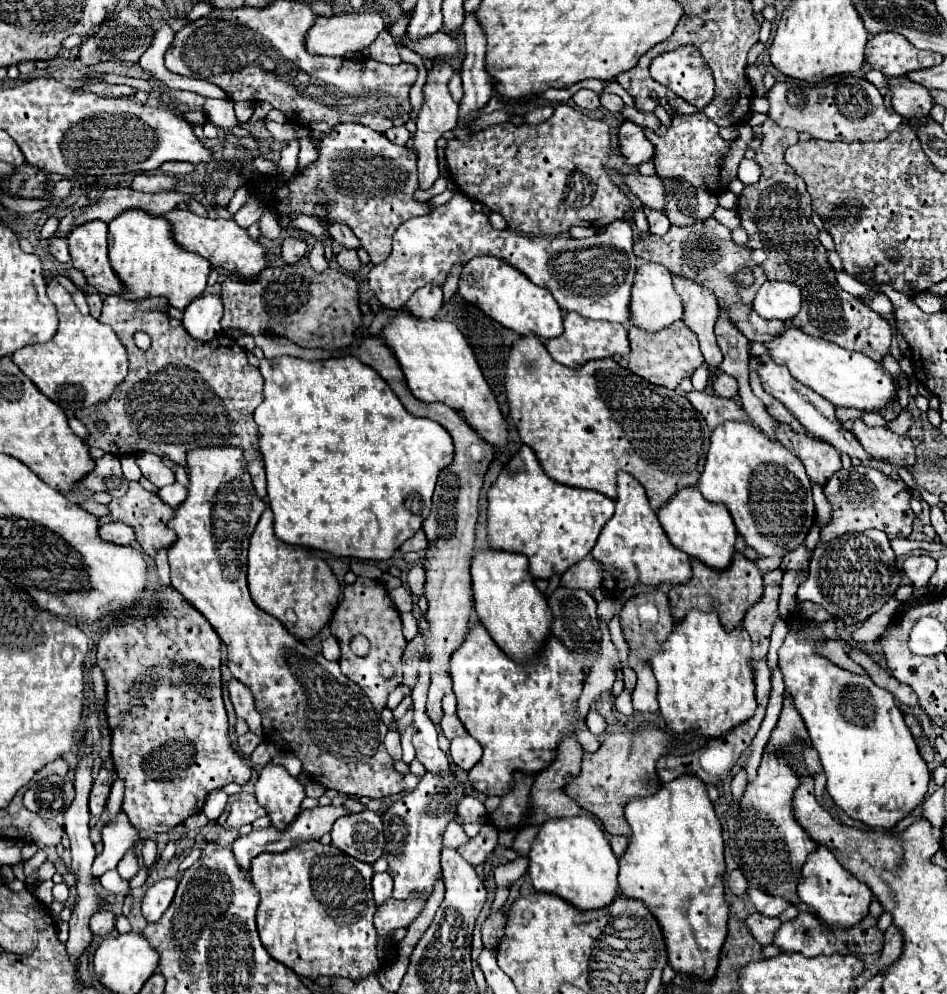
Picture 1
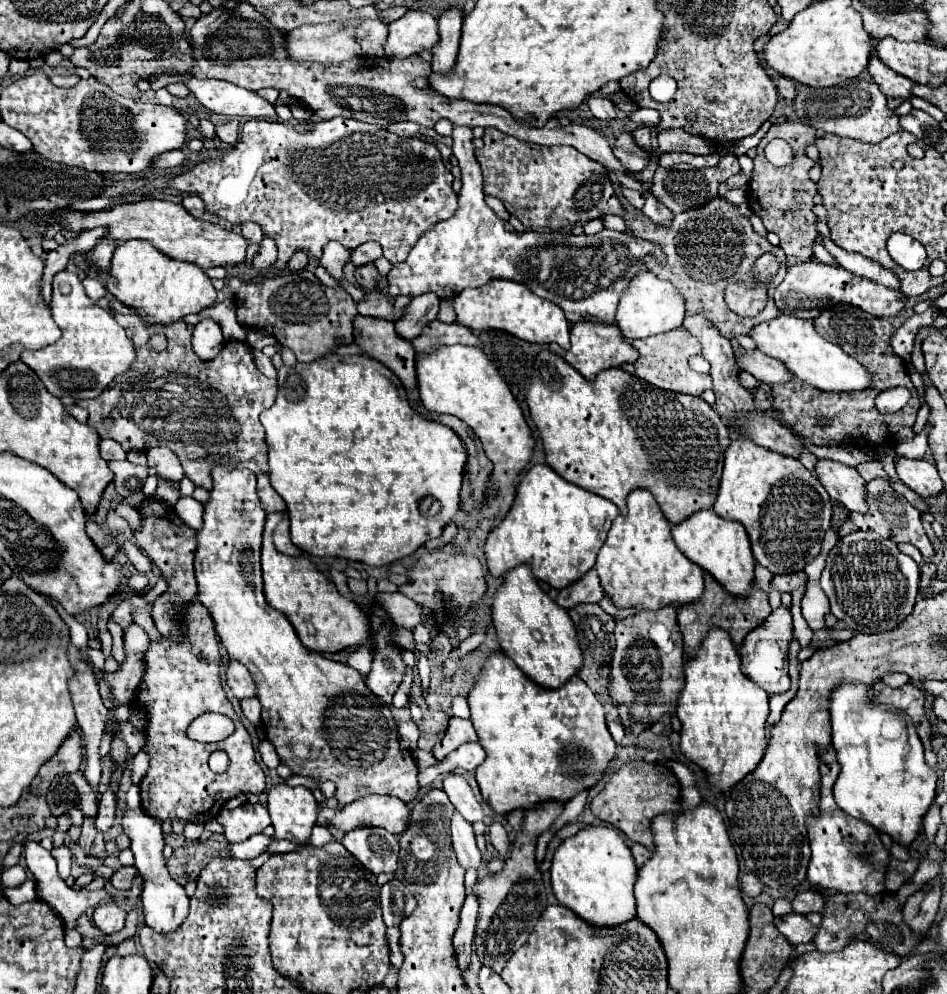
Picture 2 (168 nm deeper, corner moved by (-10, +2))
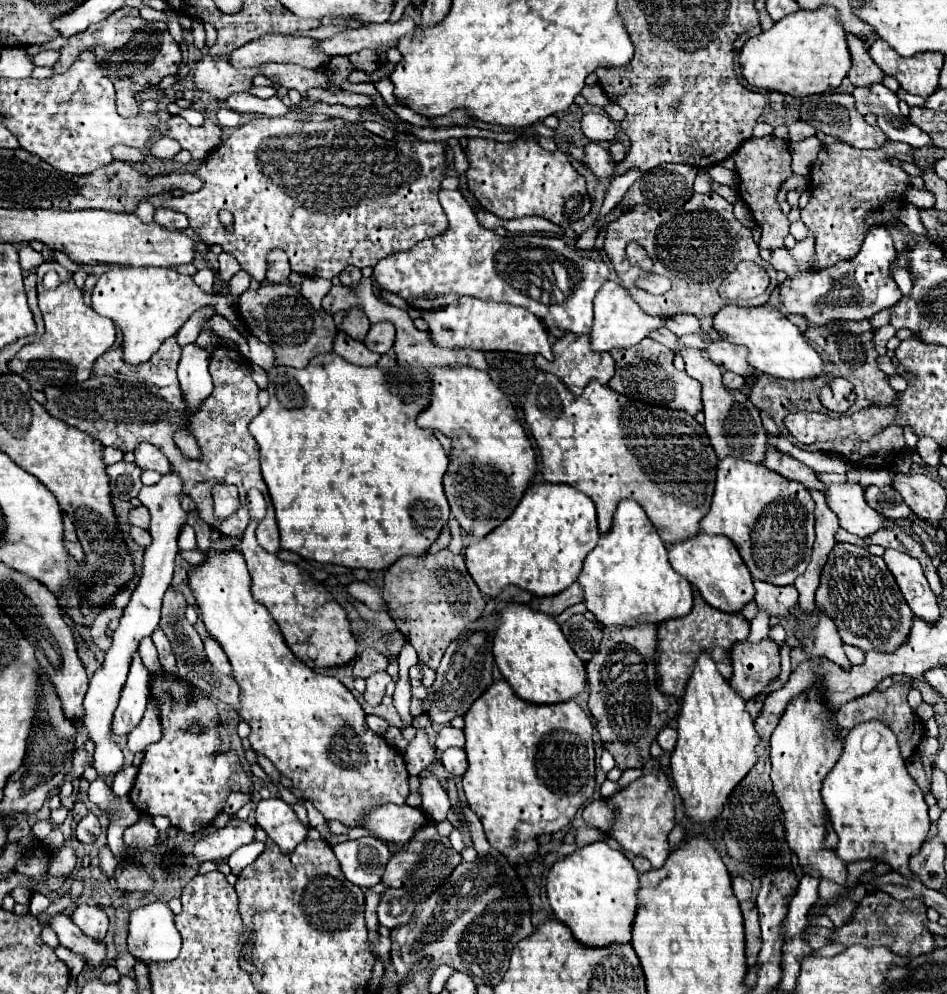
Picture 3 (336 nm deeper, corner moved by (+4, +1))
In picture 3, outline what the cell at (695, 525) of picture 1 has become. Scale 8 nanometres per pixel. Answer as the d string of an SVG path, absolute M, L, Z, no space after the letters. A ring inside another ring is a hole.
M700 532L698 536L694 536L686 542L670 544L668 560L670 560L670 566L682 578L686 578L692 586L696 586L700 590L702 598L710 606L716 606L718 610L732 614L734 610L742 610L748 602L754 600L756 588L752 584L754 580L750 576L750 570L742 562L732 540L728 540L726 536L708 536L708 534Z

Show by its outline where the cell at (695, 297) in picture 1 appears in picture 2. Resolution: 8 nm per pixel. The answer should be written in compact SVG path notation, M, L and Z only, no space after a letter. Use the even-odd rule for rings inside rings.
M696 313L696 315L688 315L684 319L684 327L698 337L698 341L702 343L702 357L708 359L708 363L712 365L710 369L710 375L712 375L712 381L714 381L714 393L716 393L716 411L720 417L724 419L732 419L736 413L740 411L756 411L754 403L752 403L752 393L748 389L744 389L740 383L738 383L738 365L736 365L736 359L734 359L734 353L732 353L732 347L730 347L730 341L726 337L722 337L718 333L718 329L714 329L712 321L702 317L702 313Z

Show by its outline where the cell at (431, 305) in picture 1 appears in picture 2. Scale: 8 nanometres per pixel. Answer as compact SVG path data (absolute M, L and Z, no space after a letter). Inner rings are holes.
M424 293L414 297L408 307L406 315L396 321L396 331L400 337L412 341L422 333L422 327L426 327L430 321L434 321L438 315L438 295L436 293Z

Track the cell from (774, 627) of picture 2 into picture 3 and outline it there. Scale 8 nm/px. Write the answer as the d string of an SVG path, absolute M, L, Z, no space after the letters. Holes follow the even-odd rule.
M762 640L758 644L738 642L732 648L734 674L730 686L744 698L750 700L758 696L770 680L780 674L780 654L772 640Z

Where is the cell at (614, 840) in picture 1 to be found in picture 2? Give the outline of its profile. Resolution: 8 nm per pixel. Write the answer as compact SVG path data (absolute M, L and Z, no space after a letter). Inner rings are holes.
M632 843L632 845L630 845L630 851L632 851L632 857L634 857L634 861L636 861L638 867L650 857L650 849L646 849L646 847L640 845L640 843Z

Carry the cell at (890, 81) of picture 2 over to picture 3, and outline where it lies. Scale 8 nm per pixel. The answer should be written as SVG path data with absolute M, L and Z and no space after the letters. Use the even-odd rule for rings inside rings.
M846 34L846 40L848 40L850 54L852 54L852 68L848 72L848 80L854 86L870 86L872 82L882 82L884 74L874 64L874 60L870 58L868 46L860 38L856 38L852 34Z

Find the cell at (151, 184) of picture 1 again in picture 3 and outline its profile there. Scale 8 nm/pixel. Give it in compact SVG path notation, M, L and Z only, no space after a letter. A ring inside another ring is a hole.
M278 116L278 118L250 118L246 124L234 128L228 136L228 140L222 142L222 148L216 148L198 168L198 176L204 180L202 190L192 192L192 194L184 194L180 198L174 200L164 200L162 206L164 208L172 208L172 210L180 210L182 214L186 214L186 218L190 220L190 228L198 234L200 242L204 244L220 244L224 252L232 254L240 268L244 268L252 278L256 278L258 282L264 282L266 276L266 254L272 248L282 248L288 254L290 260L290 268L292 272L298 274L306 274L306 276L318 276L318 278L334 278L338 276L346 266L356 266L356 268L364 268L364 266L376 266L378 260L402 252L402 250L410 250L414 244L418 244L424 238L432 238L442 234L448 228L448 218L438 202L438 192L440 192L440 182L446 178L444 168L448 166L446 162L446 146L448 142L424 142L424 140L416 140L416 142L400 142L400 140L384 140L372 132L368 132L362 124L356 122L348 122L342 118L328 118L324 122L300 122L294 118L286 118L286 116ZM226 208L234 214L234 232L228 232L220 220L218 220L218 212Z

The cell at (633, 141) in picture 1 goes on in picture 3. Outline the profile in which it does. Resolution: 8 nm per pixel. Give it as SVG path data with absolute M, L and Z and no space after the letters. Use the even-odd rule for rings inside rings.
M590 142L590 144L584 148L584 160L582 160L582 164L584 164L588 170L592 170L592 174L598 176L600 180L602 180L602 178L612 178L614 168L616 168L616 164L612 162L608 150L602 148L600 144L594 144L594 142Z

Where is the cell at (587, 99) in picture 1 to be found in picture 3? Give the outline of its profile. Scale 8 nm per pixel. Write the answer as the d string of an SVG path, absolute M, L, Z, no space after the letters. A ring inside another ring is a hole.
M588 112L582 118L582 132L594 142L606 142L618 138L618 126L602 112Z

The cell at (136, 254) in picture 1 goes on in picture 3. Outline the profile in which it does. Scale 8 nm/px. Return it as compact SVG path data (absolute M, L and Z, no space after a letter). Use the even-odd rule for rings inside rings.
M110 266L106 274L100 276L94 292L92 292L92 308L118 322L122 332L122 358L128 364L142 364L152 358L152 354L162 346L162 342L184 326L184 322L202 306L212 306L216 314L228 318L236 324L240 334L246 332L240 314L238 314L238 298L248 290L250 276L246 272L238 272L232 278L232 290L228 294L206 294L200 286L194 284L190 276L182 276L172 268L128 268L128 266Z

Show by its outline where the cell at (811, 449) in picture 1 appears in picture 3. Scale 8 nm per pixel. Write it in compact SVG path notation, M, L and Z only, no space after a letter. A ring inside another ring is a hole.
M830 484L826 504L838 516L840 528L860 538L868 538L886 526L886 518L866 504L864 490L860 486Z

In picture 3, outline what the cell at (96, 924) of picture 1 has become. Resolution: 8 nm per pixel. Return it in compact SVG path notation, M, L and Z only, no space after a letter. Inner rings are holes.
M80 904L72 914L72 922L90 938L104 940L108 932L108 916L100 906L90 906L90 904Z

